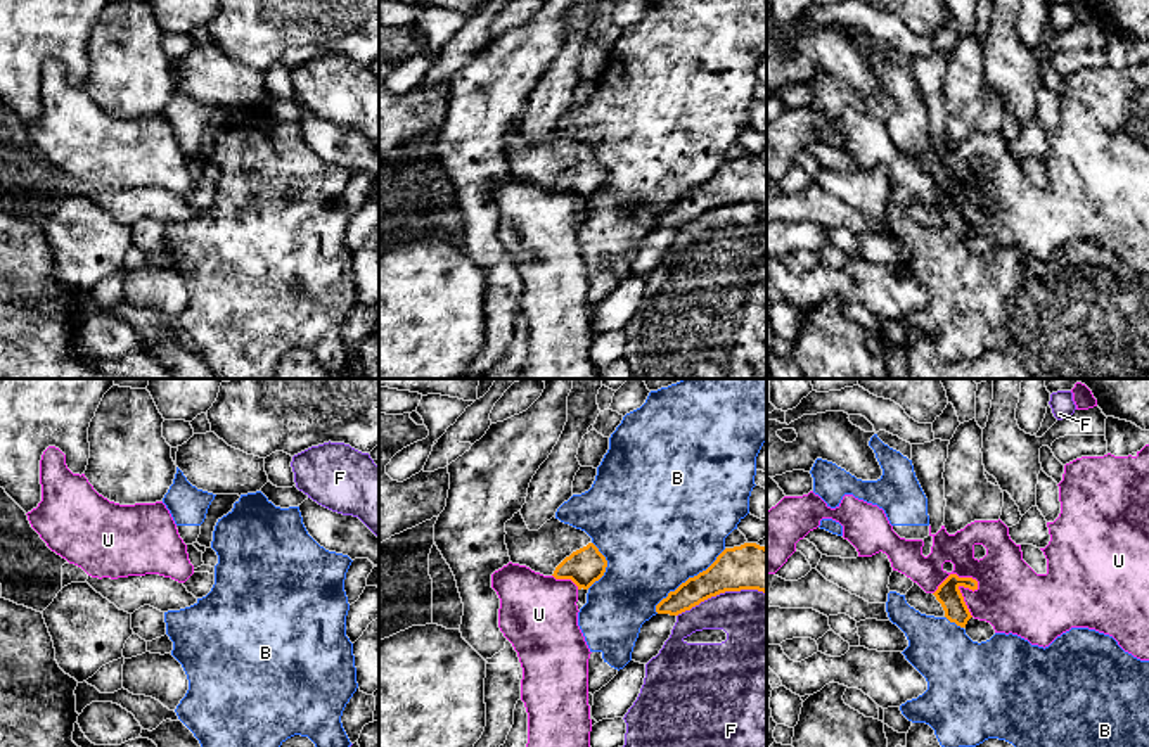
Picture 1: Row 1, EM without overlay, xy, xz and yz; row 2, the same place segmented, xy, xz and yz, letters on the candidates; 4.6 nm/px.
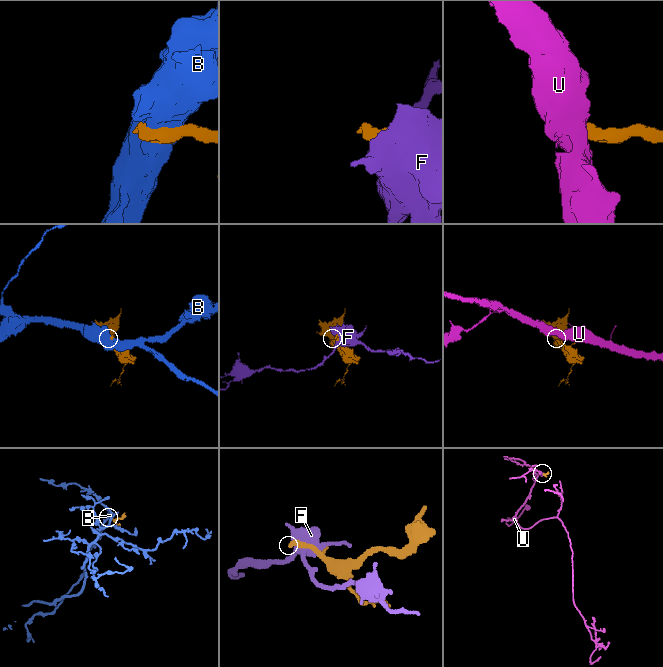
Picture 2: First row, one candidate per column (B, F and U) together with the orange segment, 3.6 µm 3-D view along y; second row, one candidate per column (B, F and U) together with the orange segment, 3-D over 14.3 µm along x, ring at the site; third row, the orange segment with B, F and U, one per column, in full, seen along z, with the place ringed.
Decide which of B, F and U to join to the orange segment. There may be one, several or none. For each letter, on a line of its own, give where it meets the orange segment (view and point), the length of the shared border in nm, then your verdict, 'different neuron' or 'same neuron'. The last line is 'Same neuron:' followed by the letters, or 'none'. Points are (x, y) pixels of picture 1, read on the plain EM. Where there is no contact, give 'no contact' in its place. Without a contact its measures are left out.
B: meets orange in xz at (689, 191); contact 440 nm long; different neuron
F: meets orange in xz at (720, 204); contact 440 nm long; different neuron
U: meets orange in yz at (969, 201); contact 240 nm long; different neuron
Same neuron: none

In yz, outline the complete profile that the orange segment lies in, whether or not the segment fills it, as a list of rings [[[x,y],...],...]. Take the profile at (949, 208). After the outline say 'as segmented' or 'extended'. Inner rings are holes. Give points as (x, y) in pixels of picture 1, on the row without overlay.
[[[950,187],[934,206],[926,206],[917,195],[907,204],[905,213],[910,220],[926,228],[947,230],[960,240],[966,240],[967,233],[972,230],[960,199],[969,202],[978,202],[978,194],[972,190],[959,190]]]; extended

